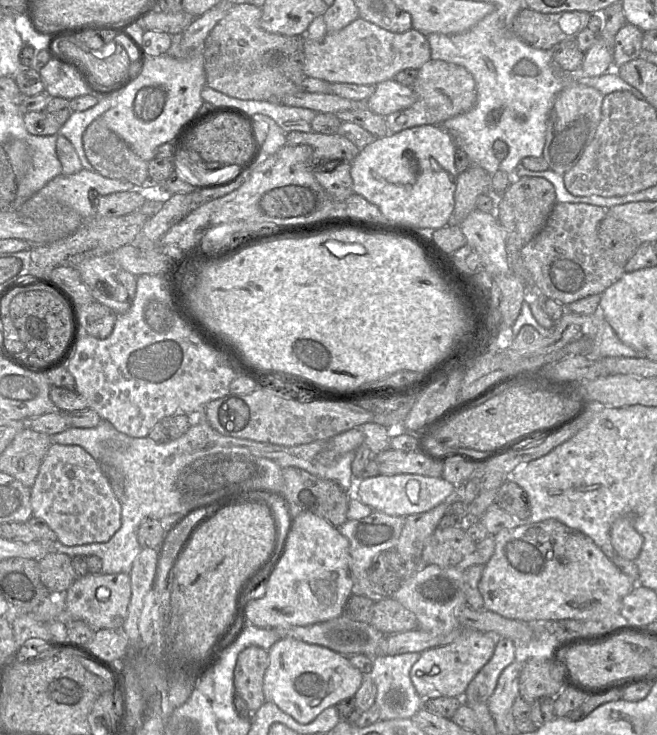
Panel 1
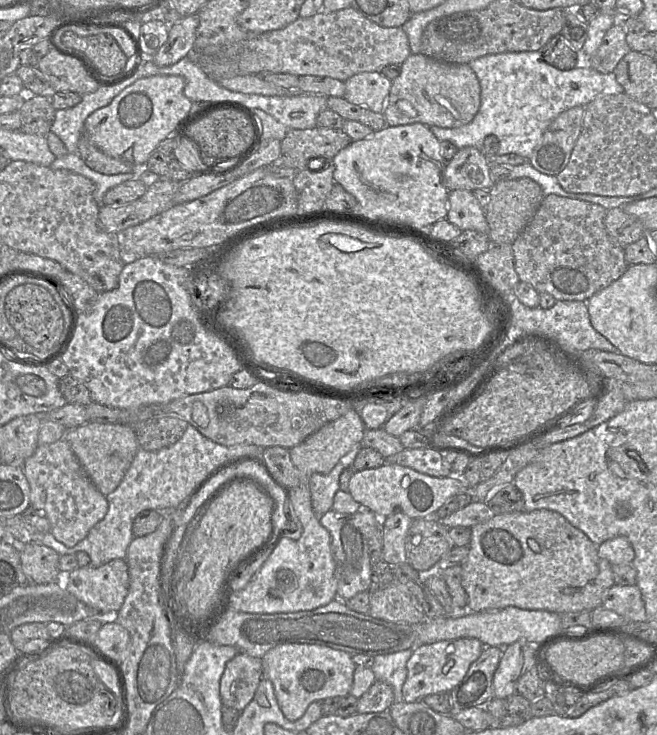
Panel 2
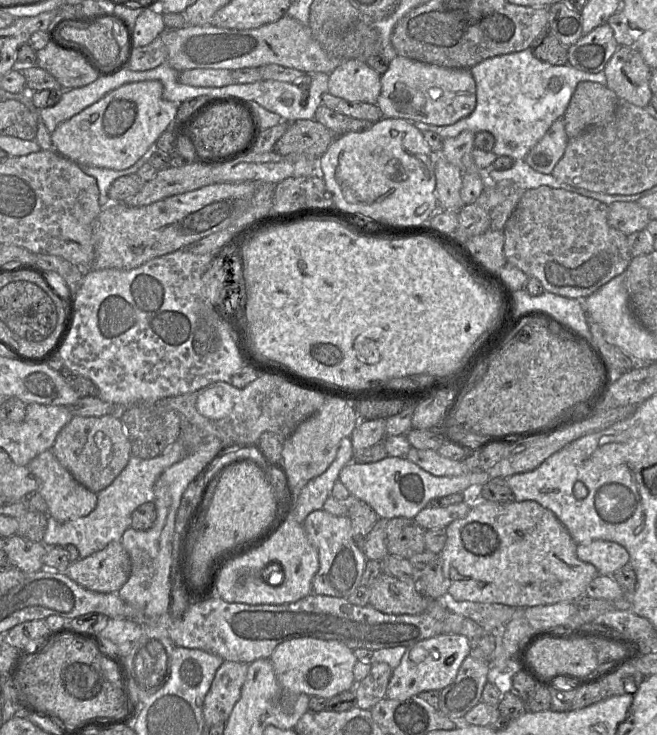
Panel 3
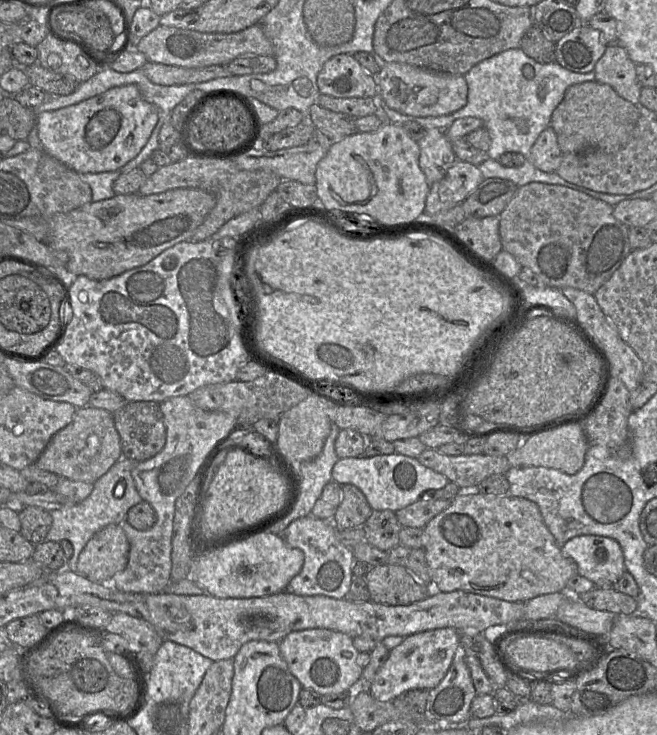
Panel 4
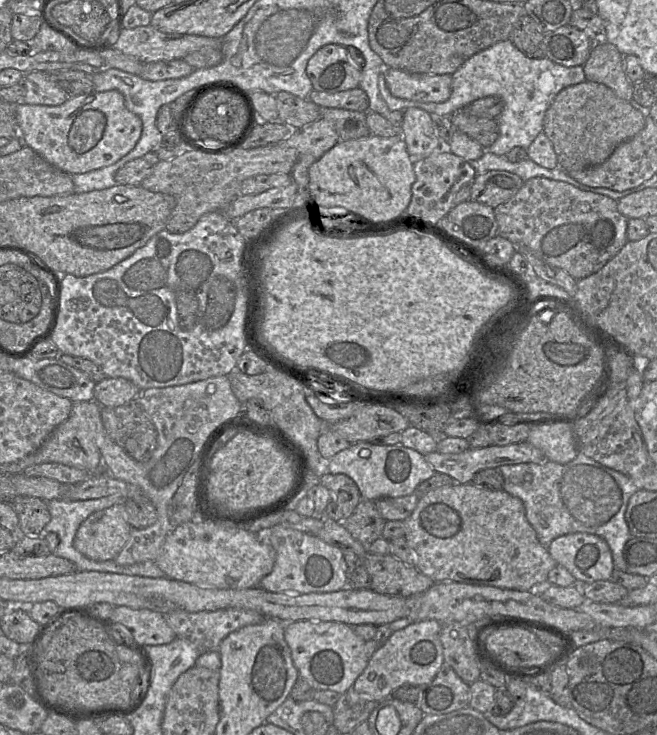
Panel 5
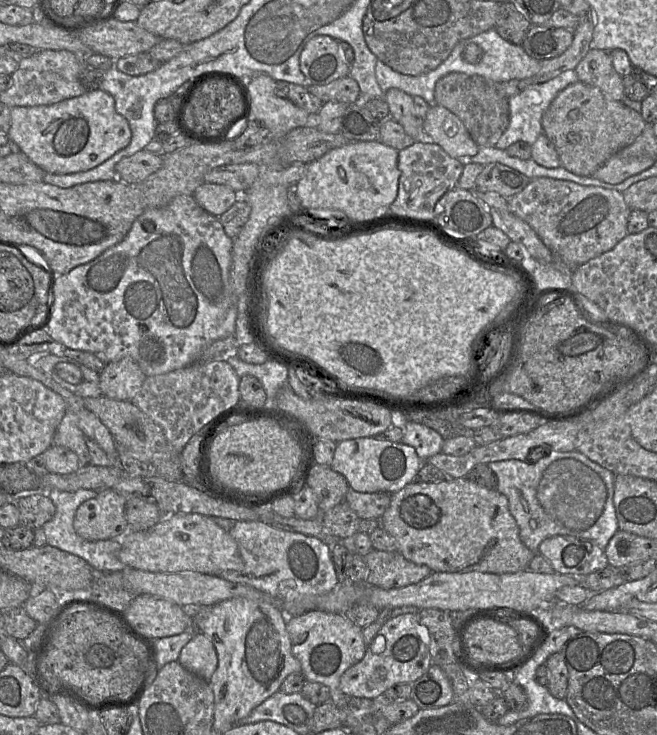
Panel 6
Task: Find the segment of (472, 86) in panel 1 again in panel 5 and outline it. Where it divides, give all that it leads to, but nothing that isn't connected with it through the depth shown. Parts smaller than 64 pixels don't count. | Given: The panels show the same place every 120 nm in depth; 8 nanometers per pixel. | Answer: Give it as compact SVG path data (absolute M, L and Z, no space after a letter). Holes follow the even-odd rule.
M388 68L385 79L390 93L405 100L441 103L452 93L452 76L449 74L418 74Z

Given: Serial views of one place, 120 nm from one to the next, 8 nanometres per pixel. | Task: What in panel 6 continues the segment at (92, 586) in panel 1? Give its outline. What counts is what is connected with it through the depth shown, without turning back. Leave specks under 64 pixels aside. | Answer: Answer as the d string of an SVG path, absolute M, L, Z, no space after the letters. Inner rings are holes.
M111 488L96 491L96 497L83 502L76 511L76 533L87 541L122 538L130 530L125 517L127 498Z

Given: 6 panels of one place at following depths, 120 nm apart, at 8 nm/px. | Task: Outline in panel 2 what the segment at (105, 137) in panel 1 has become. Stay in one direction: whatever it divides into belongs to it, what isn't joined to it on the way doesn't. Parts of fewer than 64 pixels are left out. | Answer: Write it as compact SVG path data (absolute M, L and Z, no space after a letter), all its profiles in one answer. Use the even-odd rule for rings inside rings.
M84 134L79 140L79 156L92 170L105 175L130 173L135 166L130 162L105 154L92 144Z

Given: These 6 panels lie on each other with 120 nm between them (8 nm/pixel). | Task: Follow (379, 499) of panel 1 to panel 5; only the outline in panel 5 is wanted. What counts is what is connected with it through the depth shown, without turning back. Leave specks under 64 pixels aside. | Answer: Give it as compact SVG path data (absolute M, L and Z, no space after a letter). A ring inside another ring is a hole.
M369 442L351 443L326 461L326 471L350 477L357 485L362 499L370 501L410 495L420 483L436 473L416 450L402 444L377 445Z

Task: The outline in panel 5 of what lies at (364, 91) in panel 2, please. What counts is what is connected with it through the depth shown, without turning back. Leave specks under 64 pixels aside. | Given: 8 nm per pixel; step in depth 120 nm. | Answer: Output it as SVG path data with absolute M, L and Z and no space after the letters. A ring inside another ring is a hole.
M328 44L320 48L308 61L306 74L313 89L336 93L358 88L361 71L352 63L346 48Z

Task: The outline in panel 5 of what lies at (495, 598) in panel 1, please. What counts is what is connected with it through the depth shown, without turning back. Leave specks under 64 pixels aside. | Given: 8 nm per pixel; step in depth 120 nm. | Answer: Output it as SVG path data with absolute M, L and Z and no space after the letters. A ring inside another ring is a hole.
M471 483L442 486L423 495L412 514L405 519L405 540L414 551L414 567L434 583L456 582L476 586L492 586L500 589L533 591L548 584L549 572L557 566L557 562L549 554L547 546L540 543L537 534L528 522L523 502L504 490L489 490L480 488Z

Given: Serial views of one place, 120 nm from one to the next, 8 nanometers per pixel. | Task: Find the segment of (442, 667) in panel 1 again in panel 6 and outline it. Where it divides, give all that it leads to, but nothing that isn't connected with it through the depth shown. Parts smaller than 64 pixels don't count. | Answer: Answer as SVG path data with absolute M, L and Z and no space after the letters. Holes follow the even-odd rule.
M407 613L386 621L366 645L363 659L341 676L339 687L350 697L379 698L384 691L400 683L412 683L431 667L432 659L425 627L416 613Z

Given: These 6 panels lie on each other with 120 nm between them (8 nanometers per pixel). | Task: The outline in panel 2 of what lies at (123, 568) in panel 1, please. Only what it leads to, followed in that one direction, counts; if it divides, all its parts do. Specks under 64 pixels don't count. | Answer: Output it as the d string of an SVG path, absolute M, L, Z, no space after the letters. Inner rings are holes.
M189 425L182 437L173 445L157 450L145 451L138 448L137 453L126 471L119 486L109 495L106 496L108 501L108 511L105 517L93 526L87 536L77 543L75 546L67 547L56 540L51 532L44 533L41 539L41 544L53 549L59 555L76 554L83 551L90 557L92 567L100 567L115 559L126 559L129 544L134 538L132 532L133 521L139 513L144 510L156 510L159 512L173 512L181 507L192 494L195 494L197 489L207 480L221 472L222 470L235 466L246 460L264 463L262 456L263 449L251 444L236 444L232 446L224 446L218 444L205 436L197 429ZM356 443L340 458L334 468L327 474L313 473L309 478L311 504L314 513L319 518L332 509L335 493L339 490L339 477L343 470L352 467L352 463L362 447Z

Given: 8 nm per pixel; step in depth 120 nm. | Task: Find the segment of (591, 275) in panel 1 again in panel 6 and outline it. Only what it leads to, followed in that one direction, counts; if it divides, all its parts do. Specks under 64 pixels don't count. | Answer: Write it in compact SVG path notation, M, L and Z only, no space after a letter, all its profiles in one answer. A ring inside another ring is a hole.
M547 177L532 179L522 191L508 199L508 206L534 230L568 271L614 248L628 234L628 218L632 211L625 203L622 192Z

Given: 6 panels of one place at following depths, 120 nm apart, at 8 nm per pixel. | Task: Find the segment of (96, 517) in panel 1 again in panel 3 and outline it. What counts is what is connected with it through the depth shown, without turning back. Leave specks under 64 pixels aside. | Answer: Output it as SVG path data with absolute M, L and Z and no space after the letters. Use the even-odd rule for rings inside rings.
M49 449L26 466L38 482L38 492L47 505L47 515L60 523L89 515L97 505L97 493L78 483Z

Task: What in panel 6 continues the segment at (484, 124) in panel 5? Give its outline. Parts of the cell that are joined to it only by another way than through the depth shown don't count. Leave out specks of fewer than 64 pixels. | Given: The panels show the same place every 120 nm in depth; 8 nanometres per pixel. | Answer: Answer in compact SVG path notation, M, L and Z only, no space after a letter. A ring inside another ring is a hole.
M450 72L435 85L435 102L455 114L479 147L495 147L510 122L508 99L496 90L496 83L483 77Z

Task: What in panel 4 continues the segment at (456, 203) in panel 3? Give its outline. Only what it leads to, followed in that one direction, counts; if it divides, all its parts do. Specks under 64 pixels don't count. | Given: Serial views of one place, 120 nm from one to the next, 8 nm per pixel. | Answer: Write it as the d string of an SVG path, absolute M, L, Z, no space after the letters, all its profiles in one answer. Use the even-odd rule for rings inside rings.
M426 129L425 136L417 143L420 148L419 166L430 186L442 180L457 158L452 143L445 136L446 129Z

